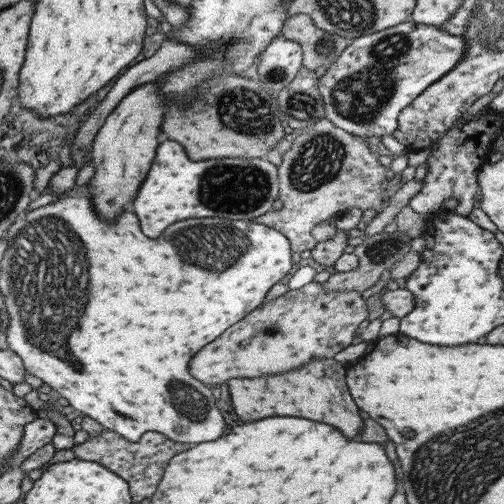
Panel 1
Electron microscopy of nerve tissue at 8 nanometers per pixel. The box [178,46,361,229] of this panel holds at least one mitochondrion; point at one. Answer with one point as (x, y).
(231, 188)

